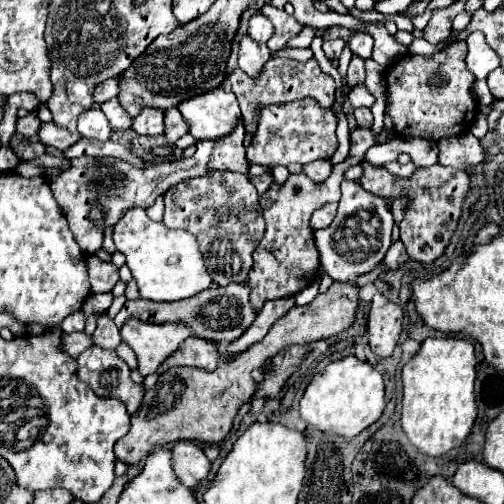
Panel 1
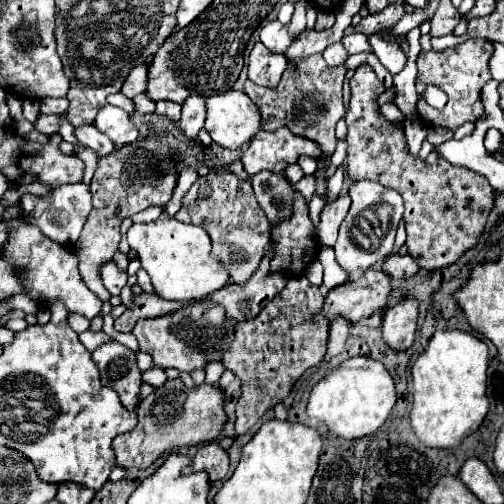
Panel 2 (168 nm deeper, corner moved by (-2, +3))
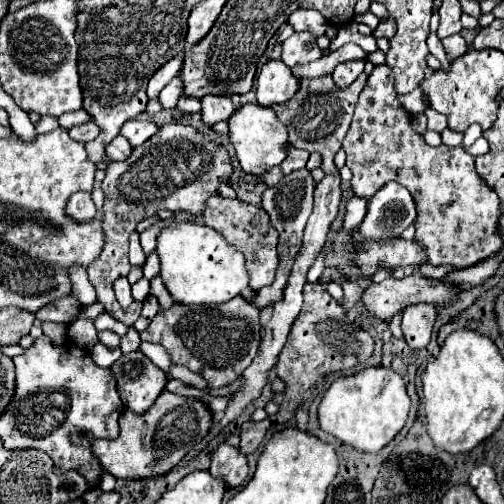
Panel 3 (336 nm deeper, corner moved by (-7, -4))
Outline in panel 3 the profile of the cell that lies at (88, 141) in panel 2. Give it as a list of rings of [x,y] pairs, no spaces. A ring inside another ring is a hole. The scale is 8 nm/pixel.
[[[115,136],[107,146],[105,146],[105,154],[111,160],[125,160],[131,154],[131,146],[127,144],[127,140],[123,136]]]

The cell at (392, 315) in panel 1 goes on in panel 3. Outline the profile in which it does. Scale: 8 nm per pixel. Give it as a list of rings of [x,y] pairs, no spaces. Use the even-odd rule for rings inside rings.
[[[411,304],[403,310],[403,340],[411,350],[425,348],[431,340],[437,308],[433,304]]]

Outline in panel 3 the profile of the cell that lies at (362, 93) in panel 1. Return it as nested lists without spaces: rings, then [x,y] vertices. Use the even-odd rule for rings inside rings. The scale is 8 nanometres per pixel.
[[[415,88],[411,94],[399,94],[399,104],[407,108],[407,112],[417,114],[427,108],[427,96],[421,88]]]

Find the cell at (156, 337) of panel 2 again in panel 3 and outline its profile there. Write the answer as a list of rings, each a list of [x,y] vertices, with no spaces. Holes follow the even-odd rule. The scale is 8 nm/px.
[[[241,296],[215,306],[187,308],[183,304],[173,304],[169,310],[157,312],[149,328],[141,332],[141,340],[161,344],[169,352],[173,364],[187,366],[191,372],[201,374],[209,388],[221,388],[239,378],[257,354],[261,340],[259,310]]]

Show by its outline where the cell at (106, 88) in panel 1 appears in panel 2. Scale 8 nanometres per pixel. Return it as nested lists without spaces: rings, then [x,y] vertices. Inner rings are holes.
[[[142,63],[138,67],[134,67],[128,75],[128,79],[124,81],[124,87],[122,87],[122,93],[126,97],[136,97],[140,93],[144,93],[146,89],[146,69],[148,69],[148,63]]]

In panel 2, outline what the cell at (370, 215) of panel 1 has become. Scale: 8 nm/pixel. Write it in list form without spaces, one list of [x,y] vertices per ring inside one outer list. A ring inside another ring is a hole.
[[[374,181],[352,183],[348,195],[352,197],[352,207],[340,227],[334,251],[336,251],[338,263],[348,271],[352,279],[372,269],[378,259],[384,259],[392,251],[396,229],[404,213],[404,201],[398,191],[382,187]]]

